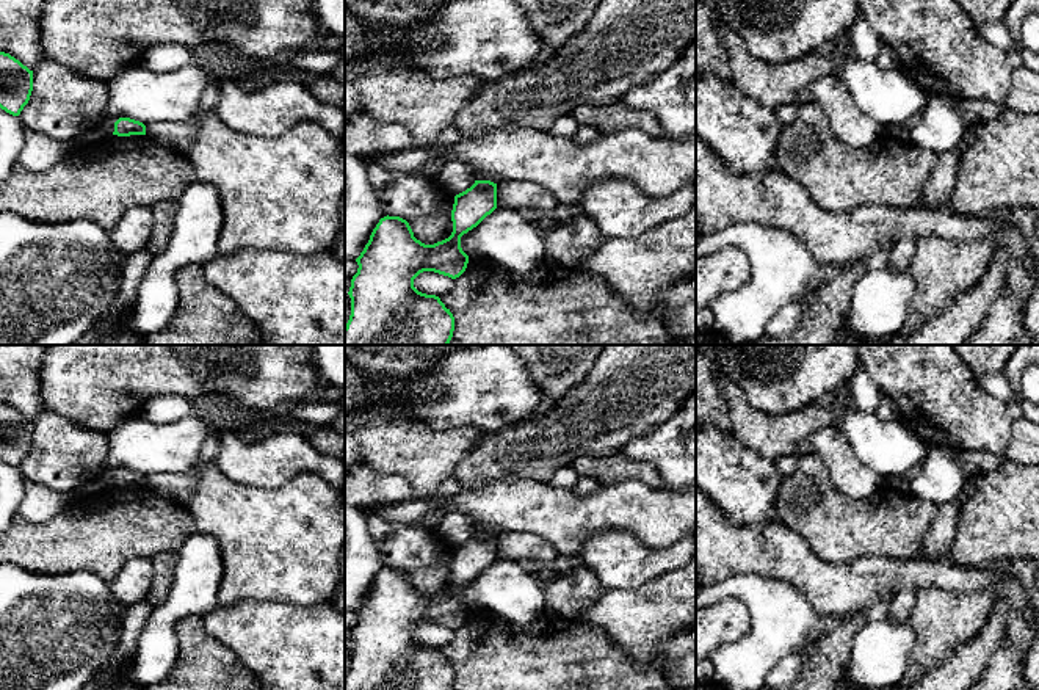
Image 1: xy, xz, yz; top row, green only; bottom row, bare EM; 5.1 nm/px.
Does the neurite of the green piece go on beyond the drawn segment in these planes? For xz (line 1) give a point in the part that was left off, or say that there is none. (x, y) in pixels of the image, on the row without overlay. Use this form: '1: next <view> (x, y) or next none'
1: next none

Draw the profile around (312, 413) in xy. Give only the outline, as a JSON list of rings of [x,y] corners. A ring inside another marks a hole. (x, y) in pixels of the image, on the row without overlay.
[[[317,397],[285,406],[238,427],[234,434],[241,441],[260,441],[282,428],[331,427],[345,412],[345,401],[323,401]]]

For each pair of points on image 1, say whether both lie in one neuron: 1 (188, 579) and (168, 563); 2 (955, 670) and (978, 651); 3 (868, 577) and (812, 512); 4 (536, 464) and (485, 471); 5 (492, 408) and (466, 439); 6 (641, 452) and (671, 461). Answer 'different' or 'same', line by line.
1: different
2: same
3: different
4: same
5: different
6: same

